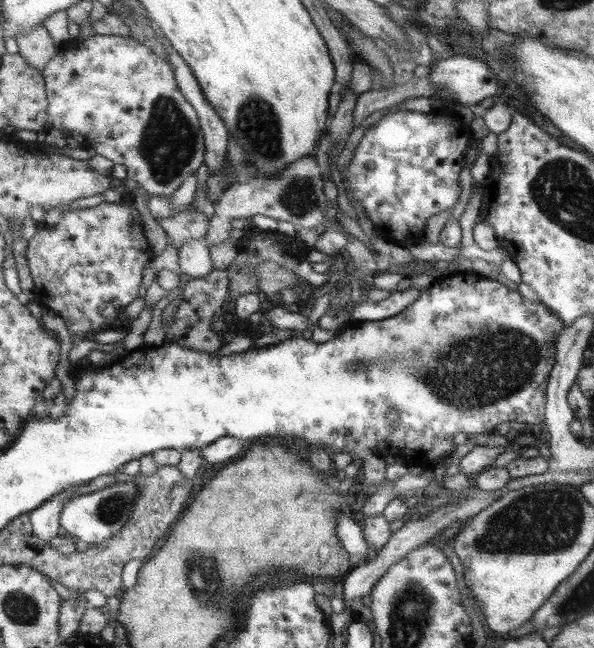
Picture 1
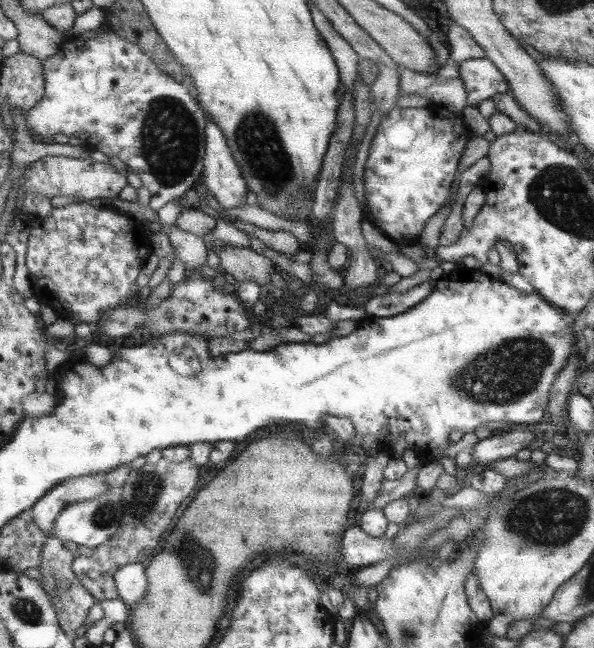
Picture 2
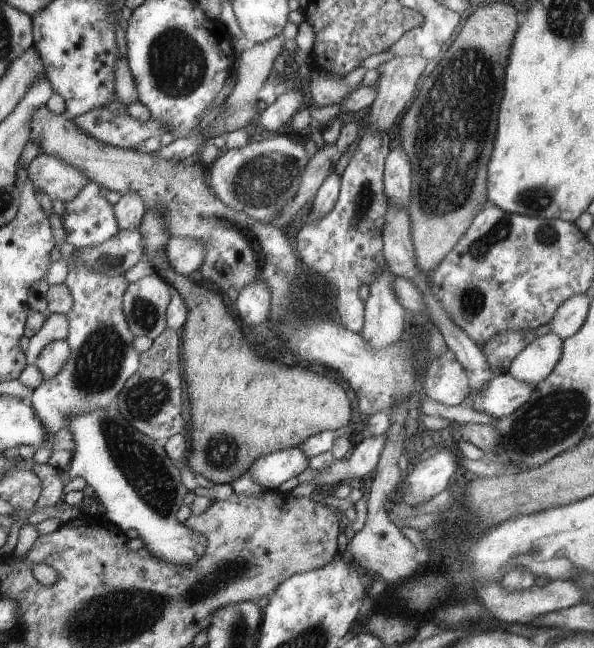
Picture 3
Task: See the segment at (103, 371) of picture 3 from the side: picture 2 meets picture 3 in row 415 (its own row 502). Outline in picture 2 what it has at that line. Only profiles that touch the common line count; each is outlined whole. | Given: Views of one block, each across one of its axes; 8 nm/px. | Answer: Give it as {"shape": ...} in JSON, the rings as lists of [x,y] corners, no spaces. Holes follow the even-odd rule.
{"shape":[[[95,473],[91,475],[71,477],[57,483],[57,485],[49,489],[48,495],[41,496],[41,499],[37,500],[37,503],[33,504],[29,509],[31,519],[35,521],[35,525],[39,527],[39,530],[41,530],[43,535],[50,536],[51,532],[53,532],[53,523],[55,523],[57,515],[59,515],[65,507],[81,501],[97,499],[109,490],[103,480],[105,480],[105,473]]]}

